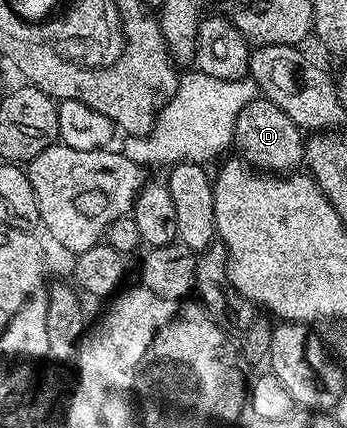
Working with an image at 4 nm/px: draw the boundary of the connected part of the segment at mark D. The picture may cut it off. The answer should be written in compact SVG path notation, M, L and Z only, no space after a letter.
M262 95L251 100L241 109L237 122L234 123L233 145L248 165L264 172L292 172L305 159L305 137L302 130L289 119L285 111Z

